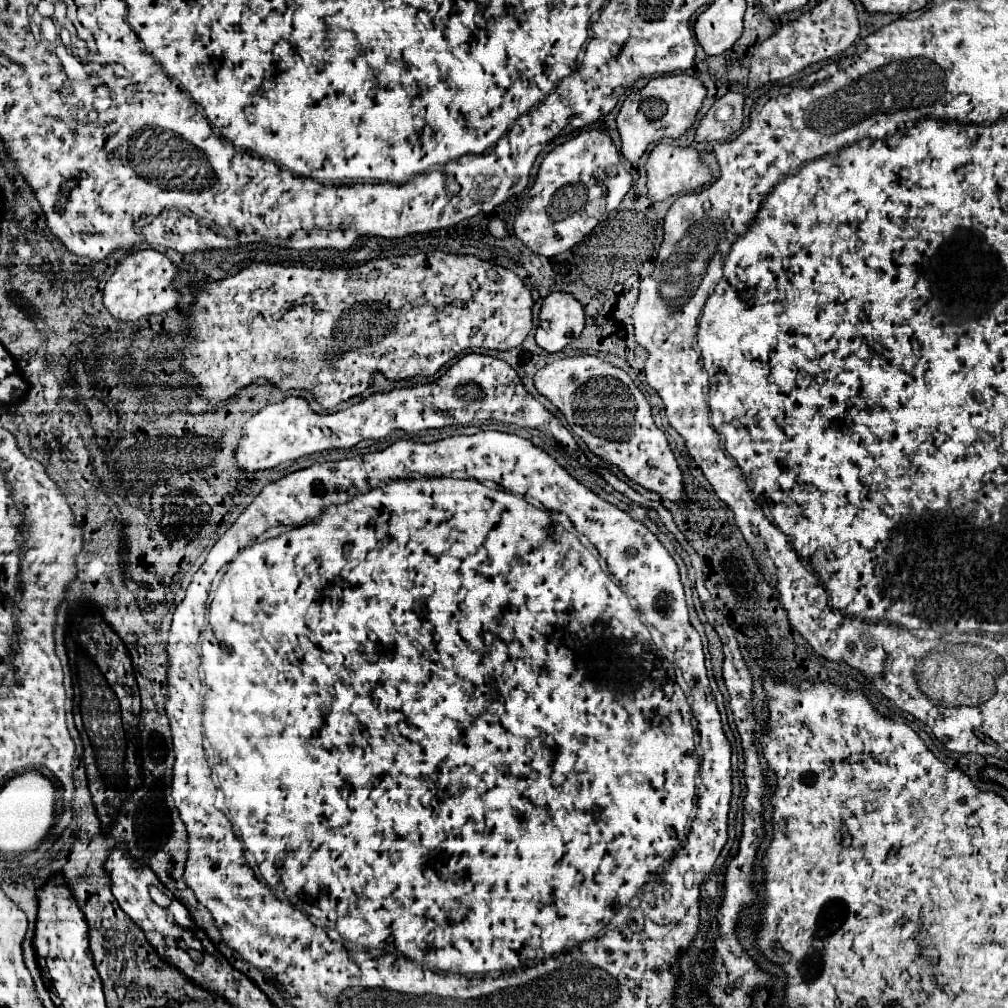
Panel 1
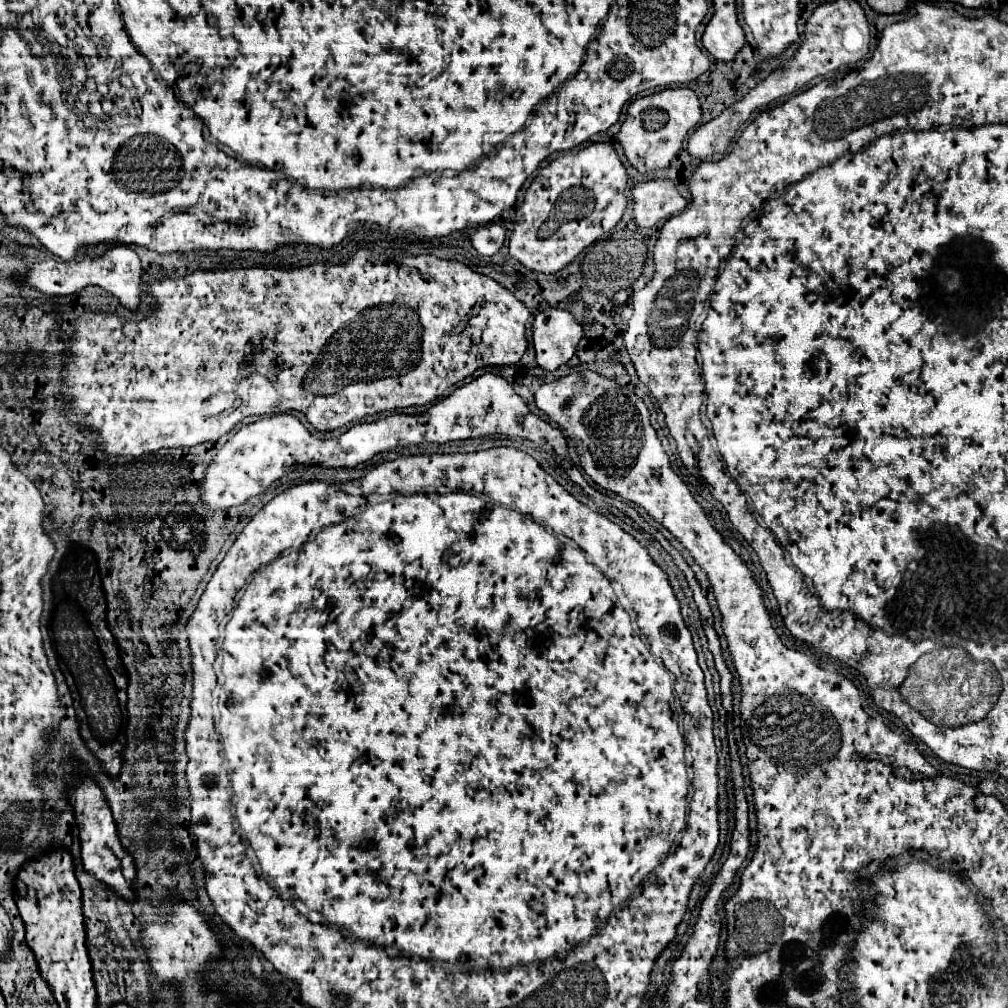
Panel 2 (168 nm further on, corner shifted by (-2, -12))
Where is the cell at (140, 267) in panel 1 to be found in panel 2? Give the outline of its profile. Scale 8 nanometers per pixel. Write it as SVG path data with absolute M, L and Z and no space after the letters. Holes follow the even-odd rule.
M116 246L116 248L108 250L104 256L96 258L96 260L82 258L80 262L78 260L38 262L38 264L30 266L26 282L30 286L34 286L36 290L48 294L48 296L74 294L74 292L80 292L88 284L98 284L104 290L108 290L120 302L122 308L126 308L128 312L136 312L138 306L140 306L140 294L142 294L142 274L144 274L144 270L142 270L138 254L130 248L126 248L126 246Z

